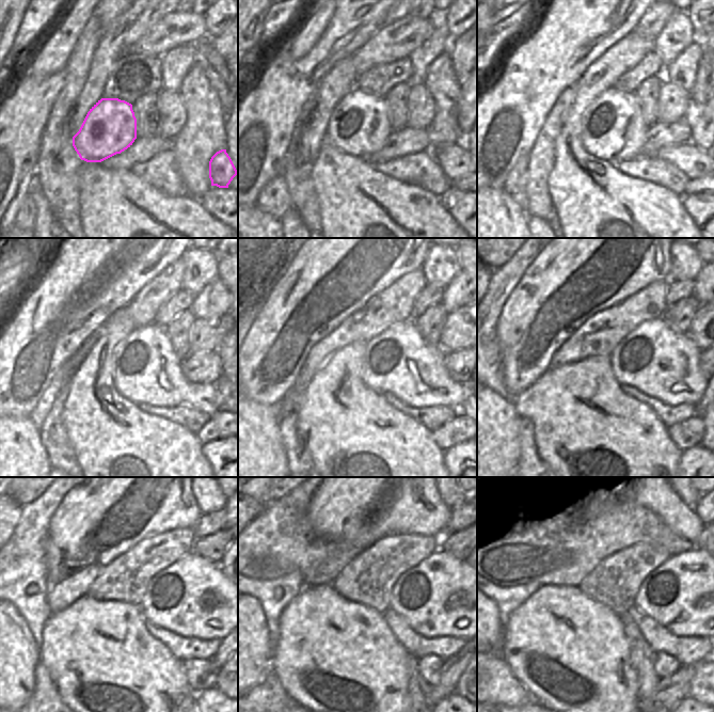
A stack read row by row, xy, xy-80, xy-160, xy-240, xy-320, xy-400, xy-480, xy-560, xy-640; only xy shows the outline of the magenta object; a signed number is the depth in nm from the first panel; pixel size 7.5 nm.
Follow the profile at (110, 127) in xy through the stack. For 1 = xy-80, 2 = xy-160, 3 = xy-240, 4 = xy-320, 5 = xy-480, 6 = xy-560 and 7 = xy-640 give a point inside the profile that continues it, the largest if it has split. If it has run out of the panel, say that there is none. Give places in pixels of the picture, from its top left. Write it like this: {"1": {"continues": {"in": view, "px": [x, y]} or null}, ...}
{"1": {"continues": {"in": "xy-80", "px": [359, 126]}}, "2": {"continues": {"in": "xy-160", "px": [613, 128]}}, "3": {"continues": {"in": "xy-240", "px": [147, 370]}}, "4": {"continues": {"in": "xy-320", "px": [399, 361]}}, "5": {"continues": {"in": "xy-480", "px": [192, 597]}}, "6": {"continues": {"in": "xy-560", "px": [443, 596]}}, "7": {"continues": {"in": "xy-640", "px": [693, 594]}}}

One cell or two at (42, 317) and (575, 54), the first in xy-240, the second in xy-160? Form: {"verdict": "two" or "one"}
{"verdict": "one"}

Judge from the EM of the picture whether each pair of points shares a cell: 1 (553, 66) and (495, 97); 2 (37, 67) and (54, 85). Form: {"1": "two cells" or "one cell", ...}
{"1": "one cell", "2": "two cells"}

